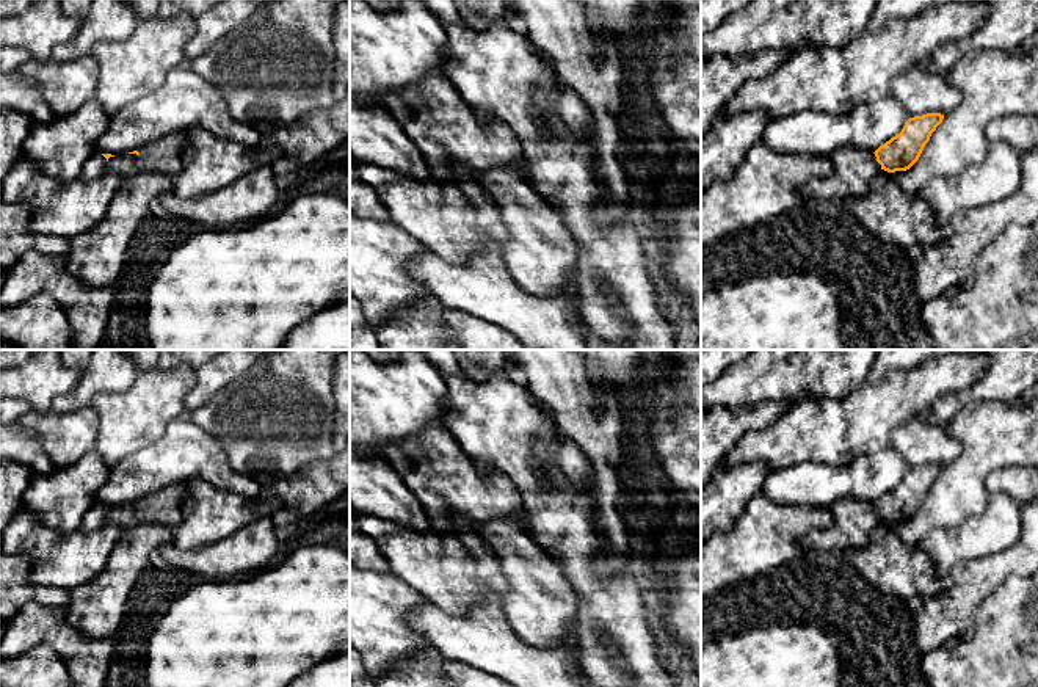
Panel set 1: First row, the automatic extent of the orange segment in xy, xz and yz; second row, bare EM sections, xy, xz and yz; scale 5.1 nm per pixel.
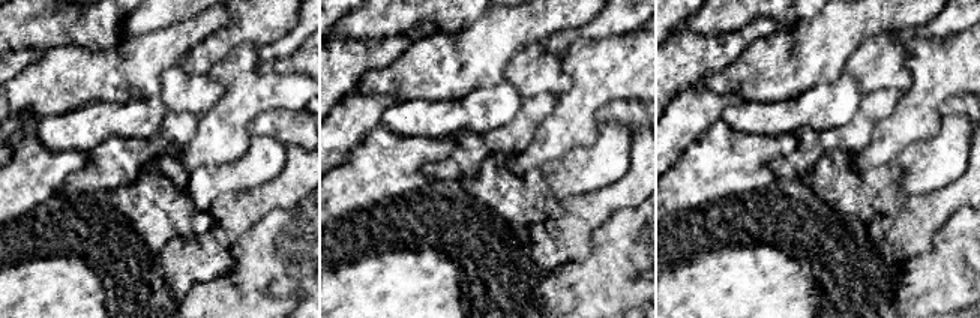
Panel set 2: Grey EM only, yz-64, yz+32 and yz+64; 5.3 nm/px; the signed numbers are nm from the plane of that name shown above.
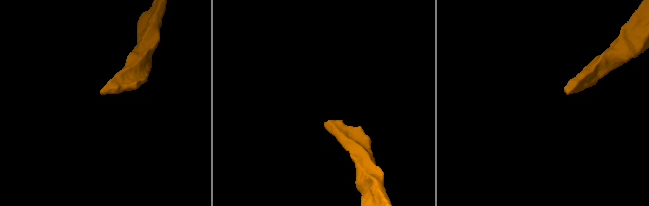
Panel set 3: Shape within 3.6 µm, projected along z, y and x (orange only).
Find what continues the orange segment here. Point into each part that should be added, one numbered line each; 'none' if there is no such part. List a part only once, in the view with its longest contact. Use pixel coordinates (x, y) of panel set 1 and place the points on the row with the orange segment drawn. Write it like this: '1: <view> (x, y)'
1: yz (853, 170)

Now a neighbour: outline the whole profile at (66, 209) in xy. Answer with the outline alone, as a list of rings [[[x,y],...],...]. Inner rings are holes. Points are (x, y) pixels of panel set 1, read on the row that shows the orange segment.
[[[19,158],[3,180],[2,204],[28,205],[33,234],[71,238],[102,221],[121,184],[116,174],[61,182],[42,174],[33,162]]]

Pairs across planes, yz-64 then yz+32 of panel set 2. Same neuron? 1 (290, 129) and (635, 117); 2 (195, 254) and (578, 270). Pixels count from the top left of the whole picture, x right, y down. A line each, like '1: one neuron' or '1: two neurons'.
1: one neuron
2: two neurons

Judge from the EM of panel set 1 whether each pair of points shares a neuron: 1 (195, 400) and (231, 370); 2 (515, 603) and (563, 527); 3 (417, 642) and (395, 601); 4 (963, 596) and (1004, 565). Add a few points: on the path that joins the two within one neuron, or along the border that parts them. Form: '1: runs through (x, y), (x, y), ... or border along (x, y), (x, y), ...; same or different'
1: runs through (204, 391), (221, 374); same
2: border along (540, 546), (560, 563), (569, 581); different
3: runs through (406, 634), (395, 623), (395, 612); same
4: runs through (972, 587), (994, 570); same

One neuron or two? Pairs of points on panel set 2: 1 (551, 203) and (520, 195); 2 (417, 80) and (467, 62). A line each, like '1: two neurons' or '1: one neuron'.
1: one neuron
2: one neuron

